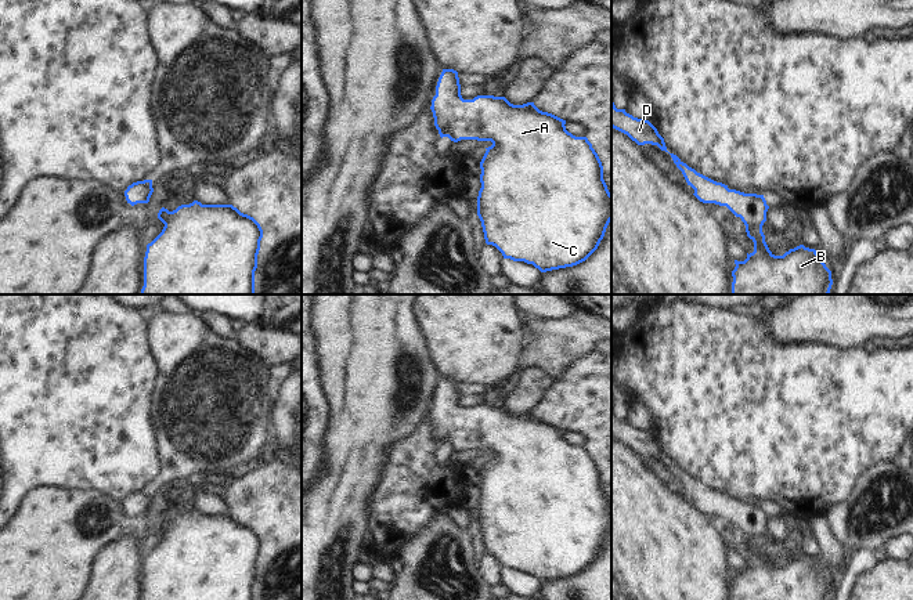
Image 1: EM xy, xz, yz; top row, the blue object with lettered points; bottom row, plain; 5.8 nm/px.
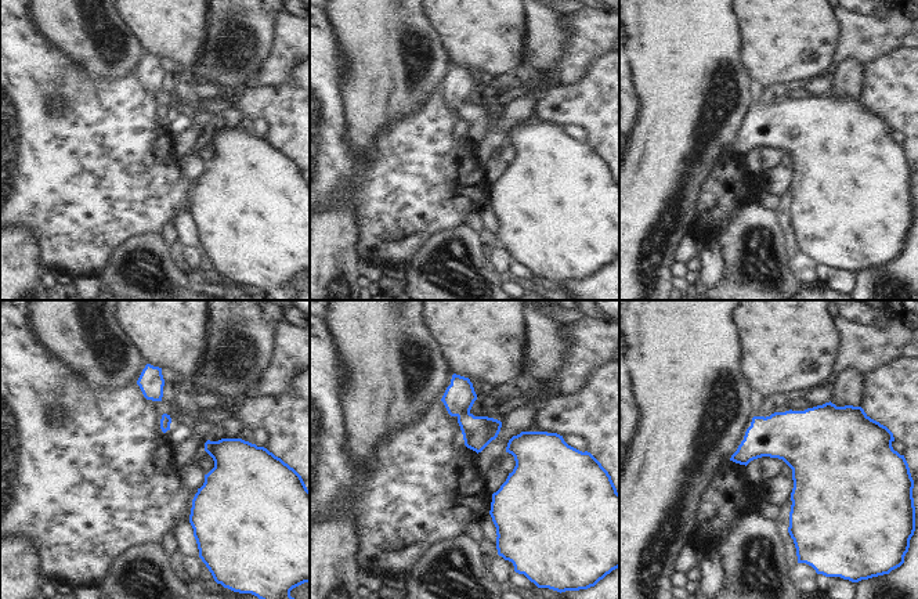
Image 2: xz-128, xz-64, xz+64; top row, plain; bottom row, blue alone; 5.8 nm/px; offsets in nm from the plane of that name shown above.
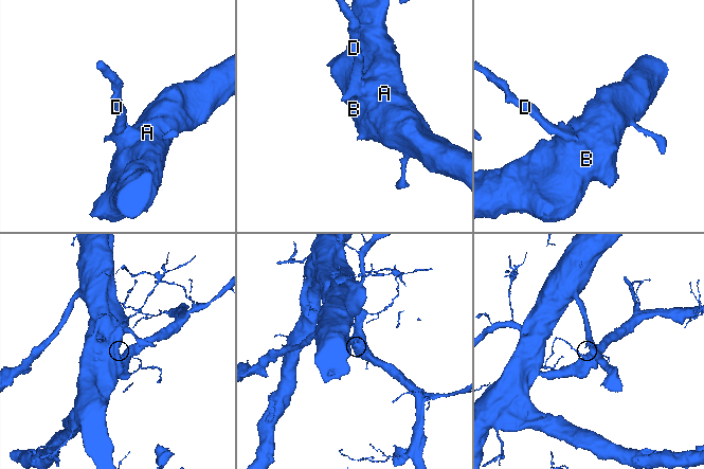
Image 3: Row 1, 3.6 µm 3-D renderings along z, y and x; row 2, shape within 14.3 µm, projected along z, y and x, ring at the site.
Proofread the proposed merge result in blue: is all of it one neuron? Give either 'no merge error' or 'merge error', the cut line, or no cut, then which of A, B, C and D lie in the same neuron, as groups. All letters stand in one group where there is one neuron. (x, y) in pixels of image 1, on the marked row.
no merge error; cut none; groups A B C D

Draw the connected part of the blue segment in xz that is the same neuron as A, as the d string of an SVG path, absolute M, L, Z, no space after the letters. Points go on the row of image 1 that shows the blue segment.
M443 69L430 109L441 138L492 142L480 162L477 196L477 216L487 245L495 246L504 259L533 264L541 272L577 265L598 249L611 221L611 194L603 180L602 162L587 137L573 135L566 130L566 120L540 111L534 102L513 105L505 97L494 95L463 100L454 69Z

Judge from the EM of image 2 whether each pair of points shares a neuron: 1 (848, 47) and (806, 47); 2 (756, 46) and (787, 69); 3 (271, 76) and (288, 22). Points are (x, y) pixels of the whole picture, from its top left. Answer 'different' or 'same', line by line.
1: different
2: same
3: same

